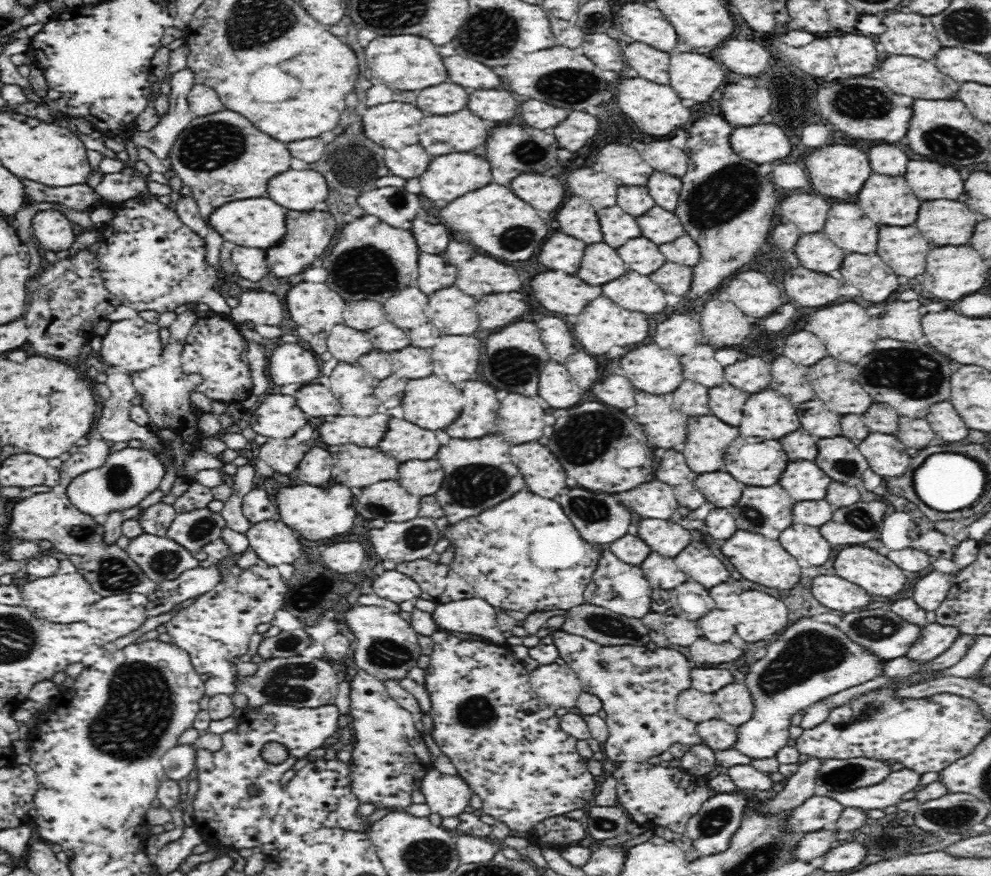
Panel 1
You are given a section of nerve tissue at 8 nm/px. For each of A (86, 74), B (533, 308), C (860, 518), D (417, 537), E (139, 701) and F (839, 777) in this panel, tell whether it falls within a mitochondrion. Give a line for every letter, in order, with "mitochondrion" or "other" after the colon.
A: other
B: other
C: mitochondrion
D: mitochondrion
E: mitochondrion
F: mitochondrion

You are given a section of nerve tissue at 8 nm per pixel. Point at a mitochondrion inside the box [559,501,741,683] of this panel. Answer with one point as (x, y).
(600, 622)

